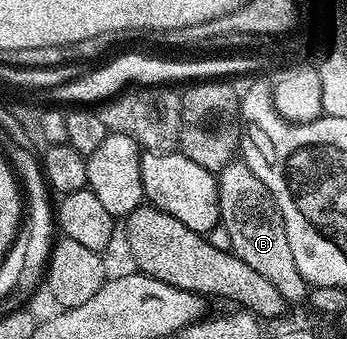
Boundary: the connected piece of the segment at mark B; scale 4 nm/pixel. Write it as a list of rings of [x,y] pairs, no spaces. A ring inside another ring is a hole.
[[[238,158],[220,170],[216,177],[219,188],[220,224],[230,236],[231,251],[244,263],[249,264],[254,272],[259,272],[266,280],[270,280],[270,284],[282,294],[285,303],[303,303],[307,299],[310,287],[294,264],[282,214],[265,184]]]

